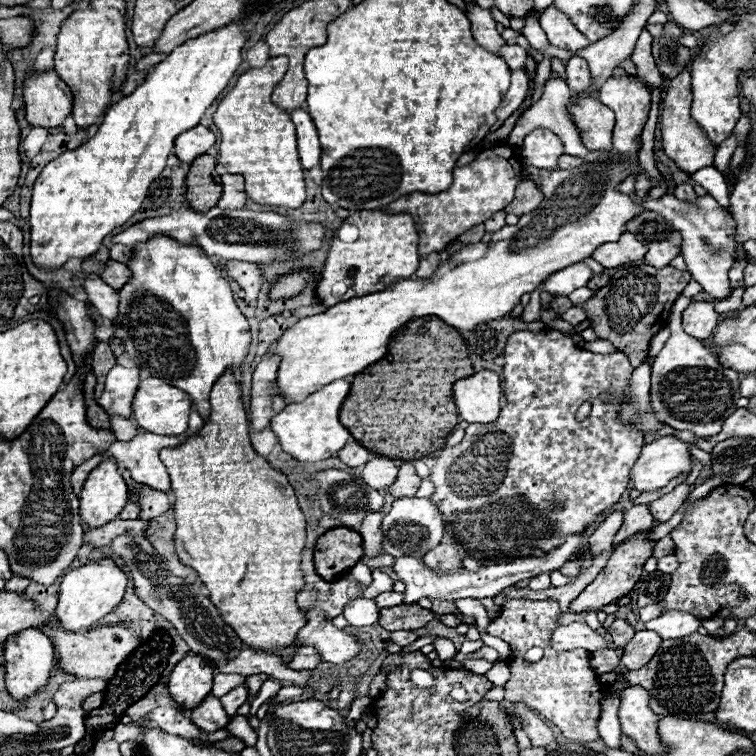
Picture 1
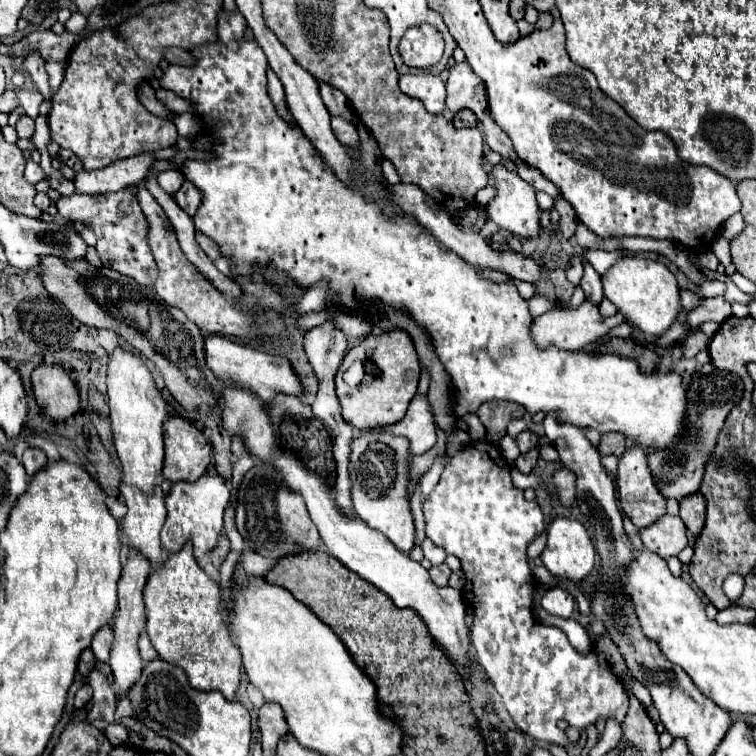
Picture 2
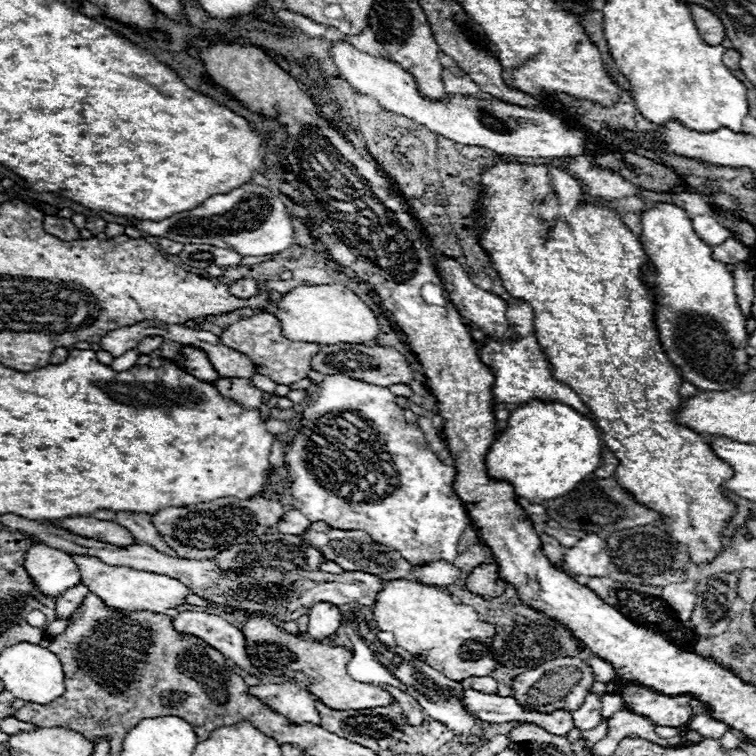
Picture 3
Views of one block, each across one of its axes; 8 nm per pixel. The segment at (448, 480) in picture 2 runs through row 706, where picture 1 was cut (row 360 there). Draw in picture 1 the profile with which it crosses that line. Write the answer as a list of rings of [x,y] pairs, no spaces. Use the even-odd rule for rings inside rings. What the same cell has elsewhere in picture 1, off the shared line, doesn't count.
[[[522,330],[512,334],[512,338],[508,338],[508,344],[504,348],[504,396],[508,400],[506,408],[502,408],[500,416],[496,422],[492,424],[470,424],[466,428],[466,436],[460,444],[452,446],[452,448],[444,448],[440,450],[438,458],[436,458],[436,466],[432,468],[430,480],[436,486],[436,492],[432,494],[432,502],[436,502],[436,506],[440,508],[440,512],[444,514],[446,520],[446,530],[448,534],[454,538],[456,536],[456,544],[460,544],[472,558],[478,560],[494,560],[494,562],[510,562],[516,558],[526,558],[532,556],[534,548],[540,548],[544,552],[554,550],[554,546],[560,546],[564,542],[564,538],[568,534],[576,534],[576,532],[584,532],[606,508],[610,508],[612,504],[616,504],[620,500],[620,496],[624,494],[628,480],[630,480],[630,470],[636,464],[640,450],[642,450],[642,434],[640,430],[636,430],[636,426],[626,424],[620,418],[620,412],[624,410],[624,406],[630,404],[630,396],[628,396],[628,384],[630,384],[630,376],[632,376],[632,366],[628,362],[628,358],[622,352],[614,352],[614,354],[594,354],[582,348],[576,348],[572,338],[556,332],[556,330],[546,330],[540,334]],[[610,392],[610,400],[600,400],[598,396]],[[584,402],[592,402],[592,412],[588,418],[584,418],[582,422],[576,420],[576,412]]]

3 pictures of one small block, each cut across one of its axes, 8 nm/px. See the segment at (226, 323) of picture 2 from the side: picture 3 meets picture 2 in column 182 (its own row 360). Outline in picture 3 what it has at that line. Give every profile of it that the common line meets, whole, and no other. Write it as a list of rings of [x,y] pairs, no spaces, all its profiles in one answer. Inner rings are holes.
[[[268,312],[244,318],[228,326],[220,334],[220,340],[224,346],[230,346],[254,358],[254,364],[258,366],[258,374],[270,376],[278,384],[294,384],[302,378],[308,378],[308,374],[312,372],[312,358],[320,352],[320,346],[314,342],[294,342],[294,340],[284,338],[280,320]]]

